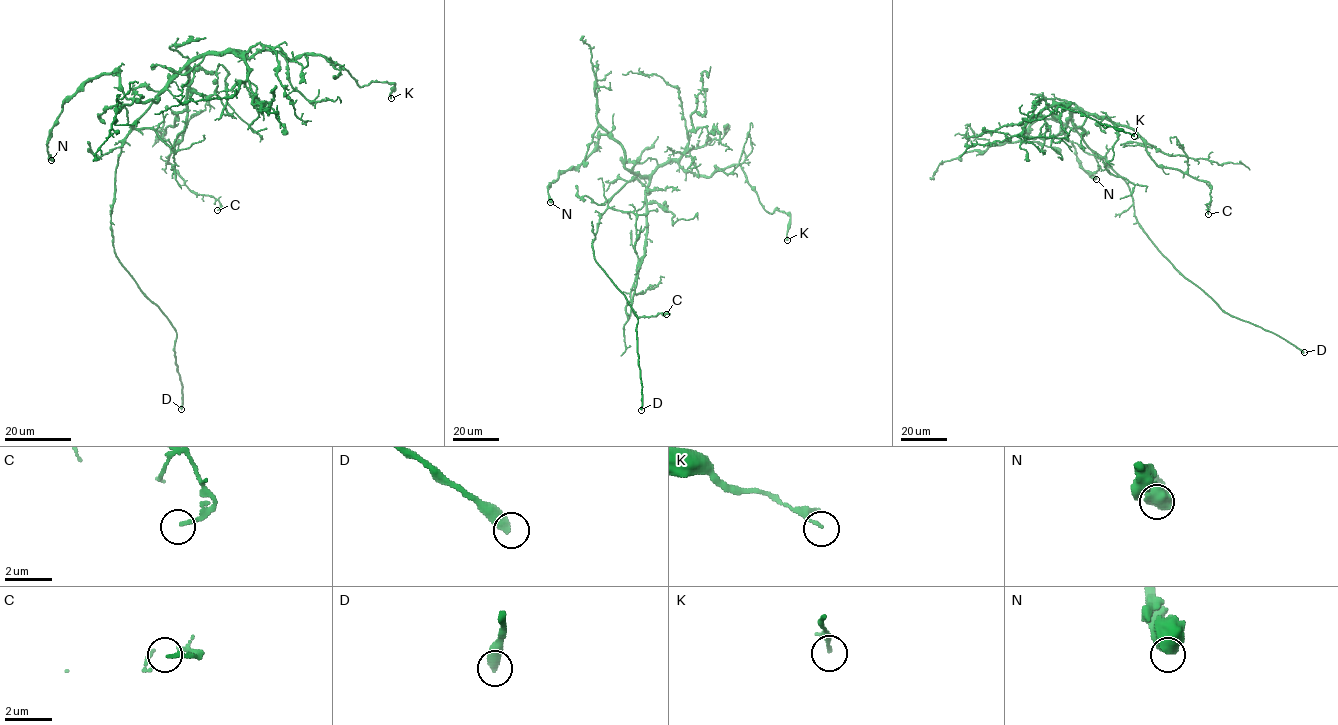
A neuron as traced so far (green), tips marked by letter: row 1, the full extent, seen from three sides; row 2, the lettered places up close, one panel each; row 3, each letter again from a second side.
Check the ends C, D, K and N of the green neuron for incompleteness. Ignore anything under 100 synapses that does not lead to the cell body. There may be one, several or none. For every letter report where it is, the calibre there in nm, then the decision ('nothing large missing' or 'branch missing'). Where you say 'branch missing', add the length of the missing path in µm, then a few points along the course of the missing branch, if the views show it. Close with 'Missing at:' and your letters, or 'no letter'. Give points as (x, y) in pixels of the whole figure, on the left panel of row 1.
C: place (217, 210); calibre 160 nm; nothing large missing
D: place (181, 409); calibre 460 nm; branch missing; missing 30 µm; course (181, 409), (177, 413), (191, 422), (211, 424), (233, 440)
K: place (391, 98); calibre 120 nm; nothing large missing
N: place (51, 160); calibre 700 nm; nothing large missing
Missing at: D

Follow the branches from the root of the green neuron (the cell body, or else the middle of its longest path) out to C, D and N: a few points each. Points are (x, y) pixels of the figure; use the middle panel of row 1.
C: (605, 210), (609, 200), (625, 183), (637, 176), (649, 180), (645, 253), (631, 309), (636, 317), (666, 314)
D: (605, 210), (592, 241), (593, 255), (638, 318), (641, 410)
N: (605, 210), (636, 175), (624, 167), (623, 147), (606, 135), (599, 135), (596, 147), (549, 186), (550, 202)

